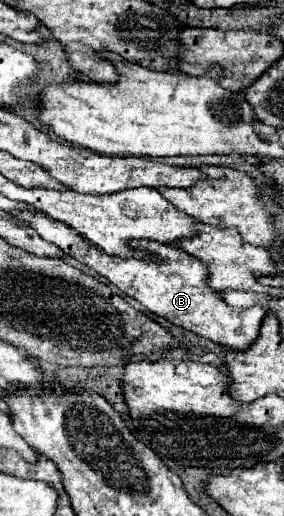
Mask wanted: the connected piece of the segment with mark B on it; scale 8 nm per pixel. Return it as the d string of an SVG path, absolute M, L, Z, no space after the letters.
M16 213L18 219L30 223L38 235L42 235L46 241L58 245L68 253L70 257L78 259L80 263L88 265L102 277L106 277L110 283L114 283L124 295L136 299L142 303L148 311L168 319L172 325L184 327L186 331L192 331L200 337L206 337L226 349L244 351L250 349L250 345L258 339L262 321L268 313L268 309L262 307L230 307L218 291L214 291L208 285L208 265L196 257L190 257L176 245L166 245L158 241L138 241L142 249L150 249L150 253L158 253L158 257L164 259L164 263L158 261L138 261L138 259L122 259L122 257L110 257L90 241L86 241L82 235L74 233L68 225L62 225L60 221L54 221L42 213Z

